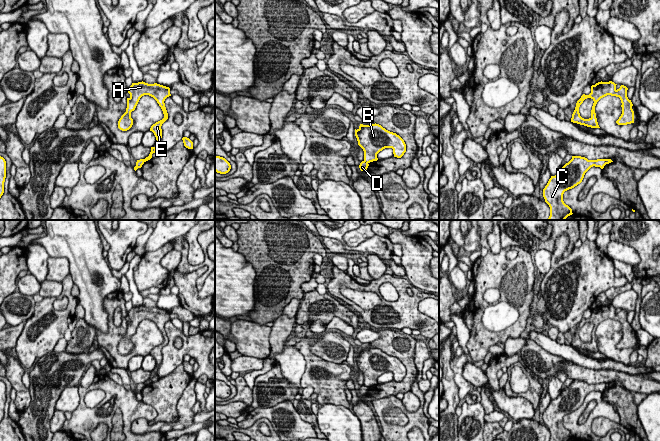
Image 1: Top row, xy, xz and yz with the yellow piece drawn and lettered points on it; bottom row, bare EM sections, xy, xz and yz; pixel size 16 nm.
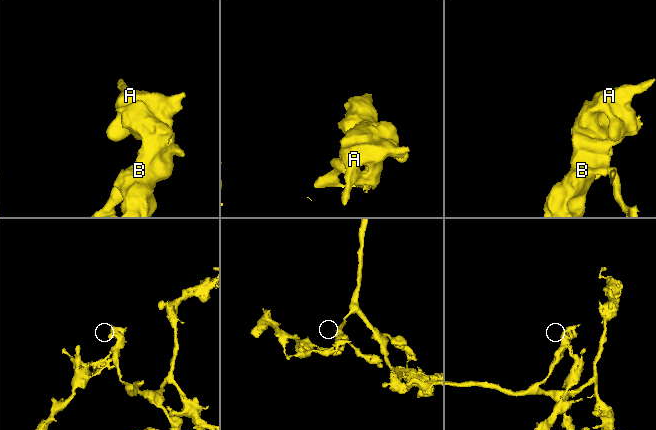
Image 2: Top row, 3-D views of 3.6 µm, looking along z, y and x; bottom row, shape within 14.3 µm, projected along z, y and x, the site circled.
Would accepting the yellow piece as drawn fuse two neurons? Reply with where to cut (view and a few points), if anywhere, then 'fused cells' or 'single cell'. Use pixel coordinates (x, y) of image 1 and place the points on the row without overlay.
cut xz (364, 384), (367, 387); fused cells

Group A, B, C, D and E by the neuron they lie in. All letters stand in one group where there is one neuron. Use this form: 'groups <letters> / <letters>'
groups A B C E / D

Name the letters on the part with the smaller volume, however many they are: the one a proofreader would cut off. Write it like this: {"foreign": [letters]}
{"foreign": ["A", "B", "C", "E"]}

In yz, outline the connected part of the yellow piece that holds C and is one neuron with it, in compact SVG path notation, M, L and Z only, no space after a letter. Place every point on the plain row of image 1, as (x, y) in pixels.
M572 380L555 400L551 400L543 413L543 421L550 431L549 441L568 441L572 433L563 425L565 415L580 408L585 397L593 390L604 392L606 383L588 384L581 380Z

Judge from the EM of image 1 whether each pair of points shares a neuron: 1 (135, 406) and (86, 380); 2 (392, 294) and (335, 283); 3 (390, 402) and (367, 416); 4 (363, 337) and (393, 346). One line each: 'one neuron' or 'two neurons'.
1: two neurons
2: two neurons
3: two neurons
4: two neurons

